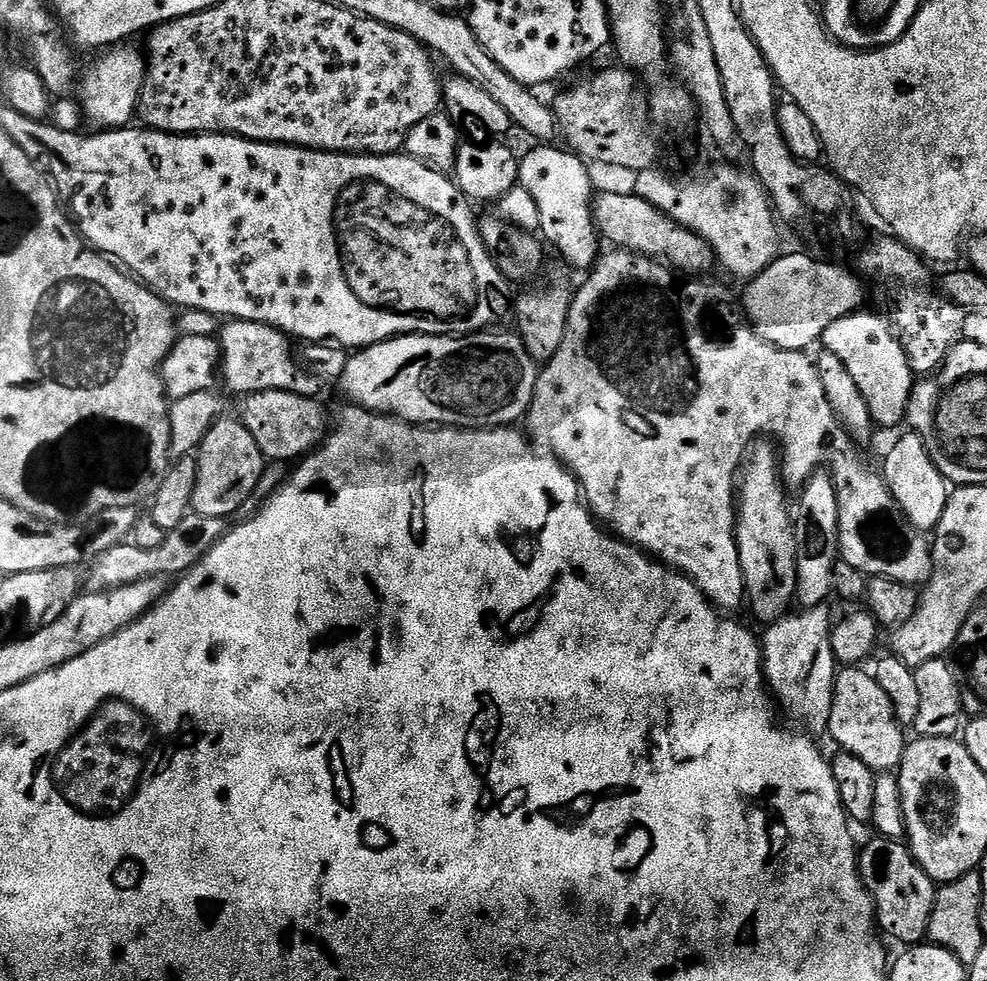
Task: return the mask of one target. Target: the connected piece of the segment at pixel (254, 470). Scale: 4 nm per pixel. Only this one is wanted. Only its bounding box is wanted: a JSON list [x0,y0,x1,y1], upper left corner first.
[190,418,266,518]

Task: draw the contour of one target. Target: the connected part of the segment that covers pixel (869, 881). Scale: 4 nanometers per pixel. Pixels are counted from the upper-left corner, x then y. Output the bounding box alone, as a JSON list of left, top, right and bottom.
[858,838,938,946]

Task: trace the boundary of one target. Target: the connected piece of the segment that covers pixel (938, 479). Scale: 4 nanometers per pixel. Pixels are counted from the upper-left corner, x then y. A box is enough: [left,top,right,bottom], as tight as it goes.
[882,431,950,533]

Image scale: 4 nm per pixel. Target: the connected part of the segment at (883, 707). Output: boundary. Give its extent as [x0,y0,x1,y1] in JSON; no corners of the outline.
[827,666,906,772]

